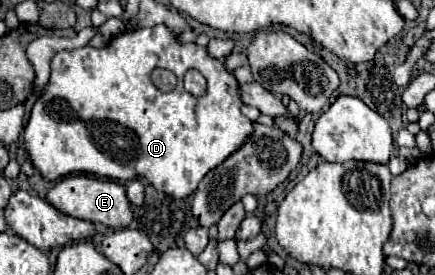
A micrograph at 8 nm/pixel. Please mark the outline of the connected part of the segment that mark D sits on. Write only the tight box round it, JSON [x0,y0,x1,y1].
[24,25,252,199]

